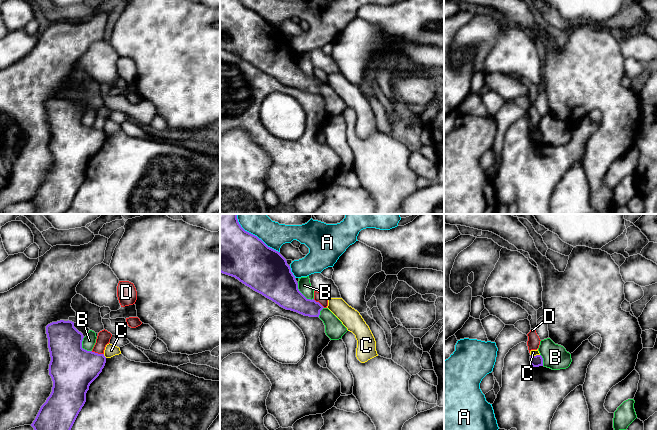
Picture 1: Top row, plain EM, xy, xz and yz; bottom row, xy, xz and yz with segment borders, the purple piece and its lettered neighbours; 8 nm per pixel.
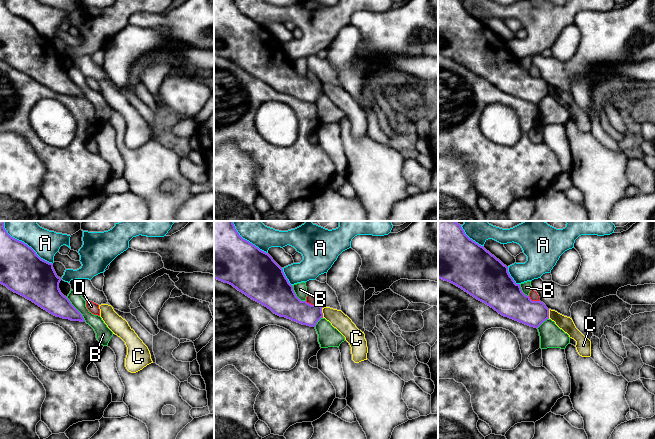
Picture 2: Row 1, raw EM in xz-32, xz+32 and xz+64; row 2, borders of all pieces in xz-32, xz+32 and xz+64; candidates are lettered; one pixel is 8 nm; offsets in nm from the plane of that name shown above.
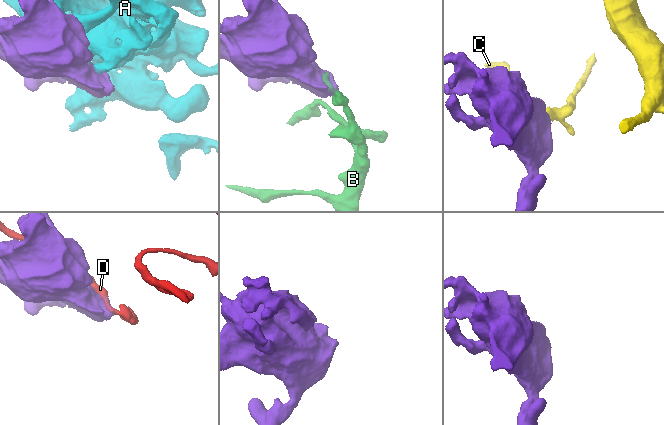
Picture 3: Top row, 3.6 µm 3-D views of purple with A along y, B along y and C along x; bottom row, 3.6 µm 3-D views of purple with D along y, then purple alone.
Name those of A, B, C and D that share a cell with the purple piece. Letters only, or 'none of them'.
none of them

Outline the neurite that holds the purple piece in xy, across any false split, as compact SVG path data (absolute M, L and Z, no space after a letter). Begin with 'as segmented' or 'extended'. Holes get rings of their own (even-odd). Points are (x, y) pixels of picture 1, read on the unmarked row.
as segmented; M60 96L46 102L48 124L51 137L49 151L53 157L52 168L46 178L41 182L31 202L36 207L35 214L64 214L71 206L79 188L86 178L86 169L90 160L99 152L106 139L104 130L87 127L82 124L83 110L74 103L74 98Z

